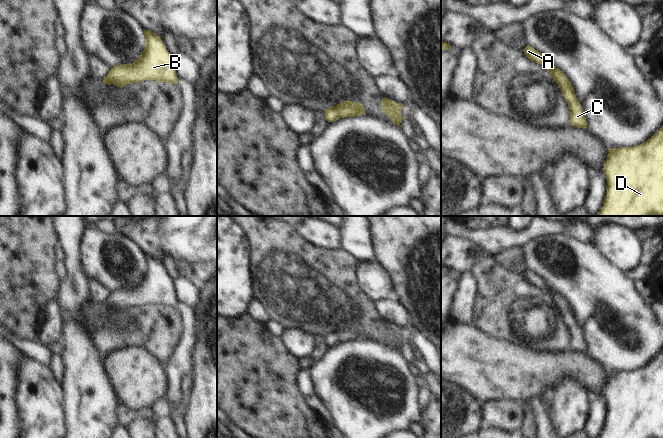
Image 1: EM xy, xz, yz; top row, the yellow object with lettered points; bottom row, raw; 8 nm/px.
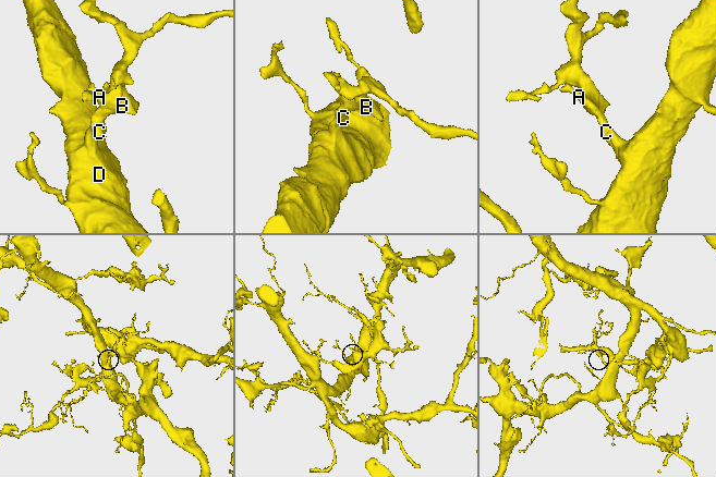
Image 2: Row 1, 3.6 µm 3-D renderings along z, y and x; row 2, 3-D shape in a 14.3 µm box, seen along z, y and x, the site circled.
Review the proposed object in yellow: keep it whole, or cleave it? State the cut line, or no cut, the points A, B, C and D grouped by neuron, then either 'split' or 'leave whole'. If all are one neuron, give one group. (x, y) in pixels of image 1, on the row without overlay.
no cut; A B C D; leave whole

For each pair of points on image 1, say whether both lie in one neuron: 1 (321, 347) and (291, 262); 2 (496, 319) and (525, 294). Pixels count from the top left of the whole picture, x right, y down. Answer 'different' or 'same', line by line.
1: different
2: same

